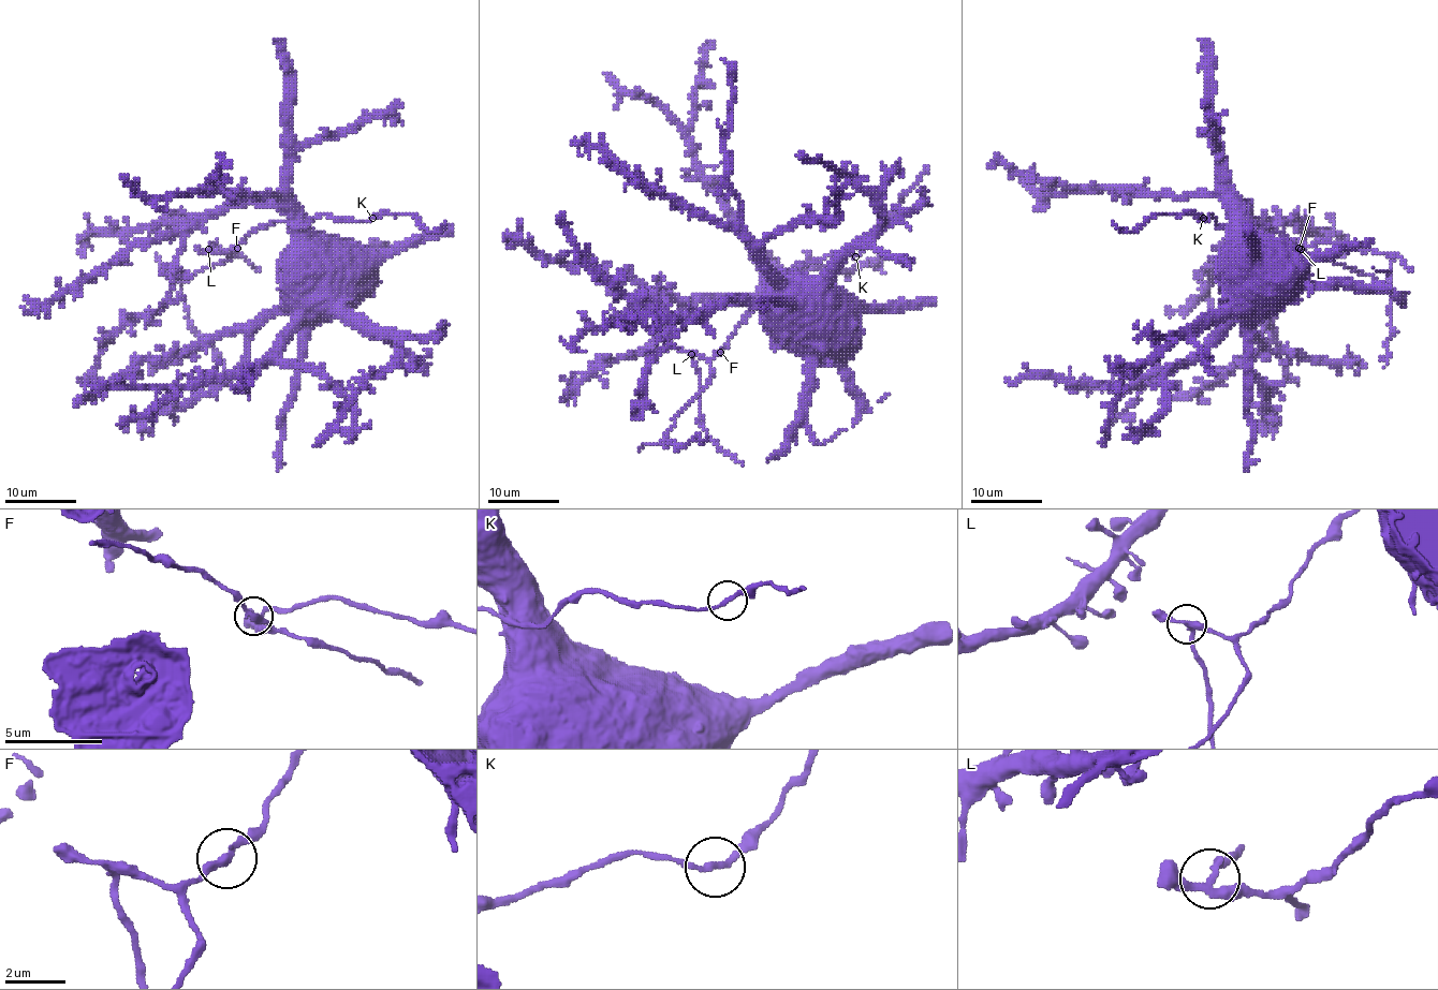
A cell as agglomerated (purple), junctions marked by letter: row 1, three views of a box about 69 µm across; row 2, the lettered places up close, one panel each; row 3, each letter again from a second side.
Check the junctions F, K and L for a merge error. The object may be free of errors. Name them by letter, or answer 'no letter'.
L

